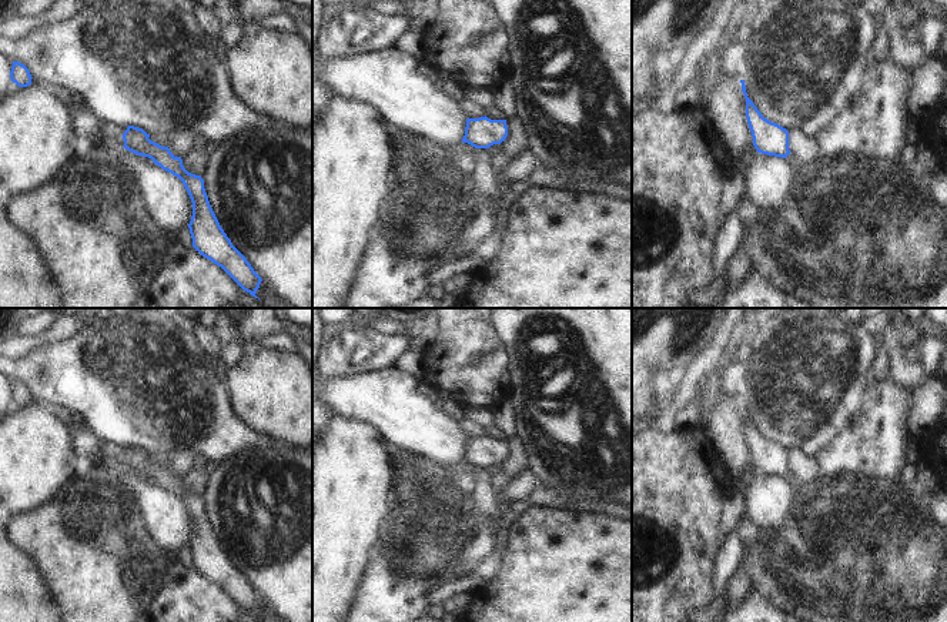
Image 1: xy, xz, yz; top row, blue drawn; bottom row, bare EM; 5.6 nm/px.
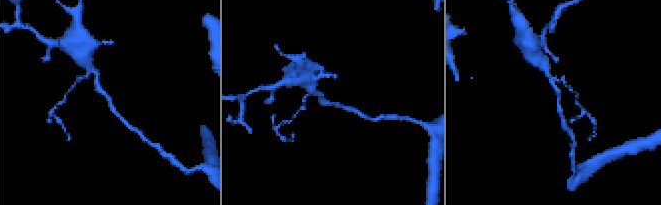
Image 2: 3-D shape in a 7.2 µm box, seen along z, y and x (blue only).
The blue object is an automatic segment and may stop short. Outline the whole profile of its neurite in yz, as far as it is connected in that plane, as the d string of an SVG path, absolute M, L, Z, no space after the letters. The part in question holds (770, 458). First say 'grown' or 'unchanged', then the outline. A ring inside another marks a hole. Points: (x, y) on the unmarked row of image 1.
unchanged; M740 399L746 418L746 438L757 472L786 478L789 469L789 451L762 435L753 421L747 417L744 399Z

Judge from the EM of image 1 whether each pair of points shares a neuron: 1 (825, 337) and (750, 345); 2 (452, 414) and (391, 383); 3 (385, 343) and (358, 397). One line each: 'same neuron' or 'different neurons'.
1: same neuron
2: different neurons
3: different neurons

